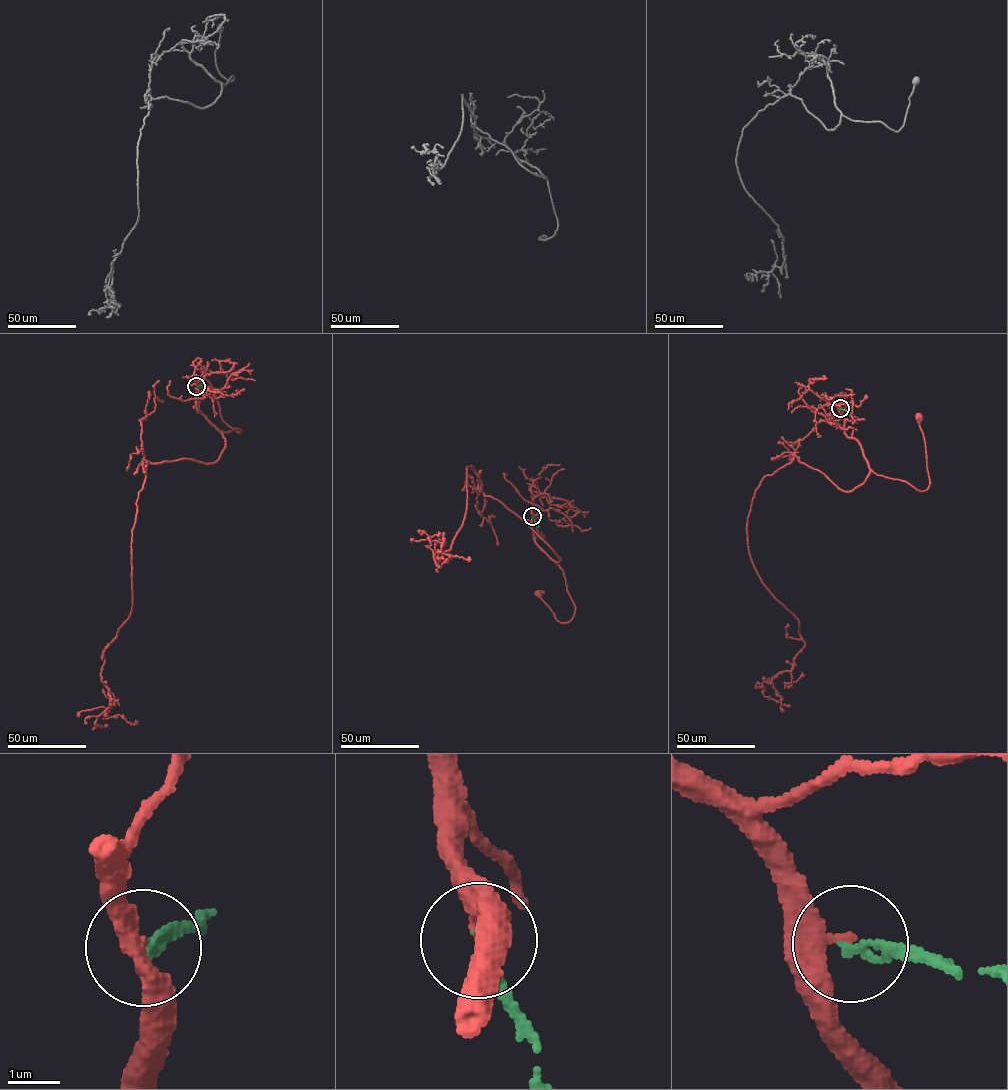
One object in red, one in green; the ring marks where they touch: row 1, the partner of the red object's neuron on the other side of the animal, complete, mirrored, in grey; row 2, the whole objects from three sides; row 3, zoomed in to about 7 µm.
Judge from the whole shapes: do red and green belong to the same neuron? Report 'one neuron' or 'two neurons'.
two neurons

